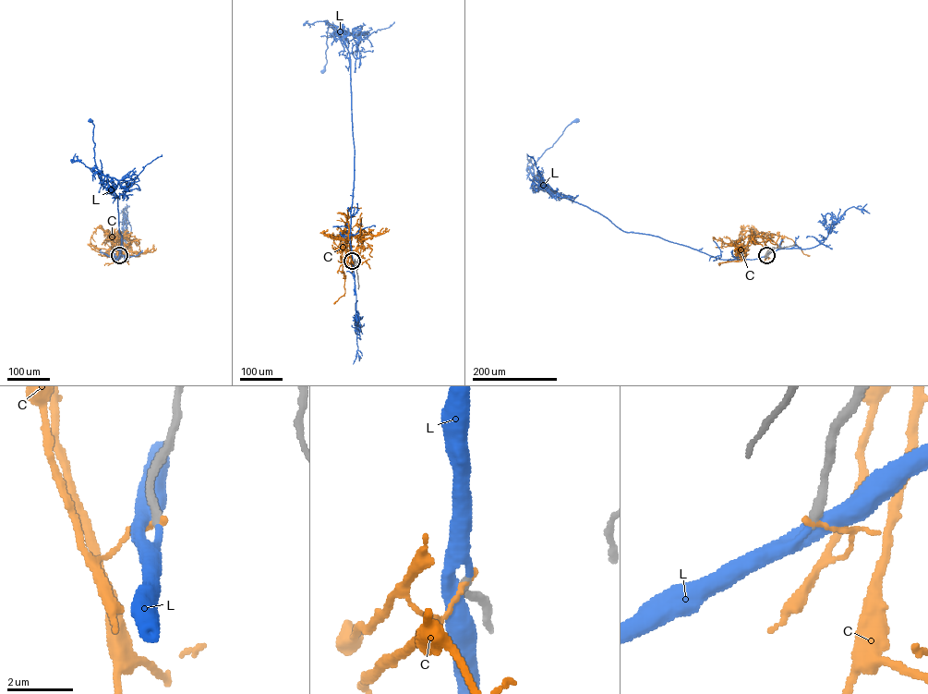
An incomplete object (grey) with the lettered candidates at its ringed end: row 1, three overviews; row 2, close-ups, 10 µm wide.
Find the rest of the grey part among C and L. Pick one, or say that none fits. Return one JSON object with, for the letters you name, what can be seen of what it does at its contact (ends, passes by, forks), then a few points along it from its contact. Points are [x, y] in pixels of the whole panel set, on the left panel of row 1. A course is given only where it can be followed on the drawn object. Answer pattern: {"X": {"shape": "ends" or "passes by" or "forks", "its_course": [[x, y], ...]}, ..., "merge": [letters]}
{"L": {"shape": "ends", "its_course": [[119, 255], [122, 236], [117, 198], [102, 179], [97, 167], [94, 126], [90, 120]]}, "merge": ["L"]}

